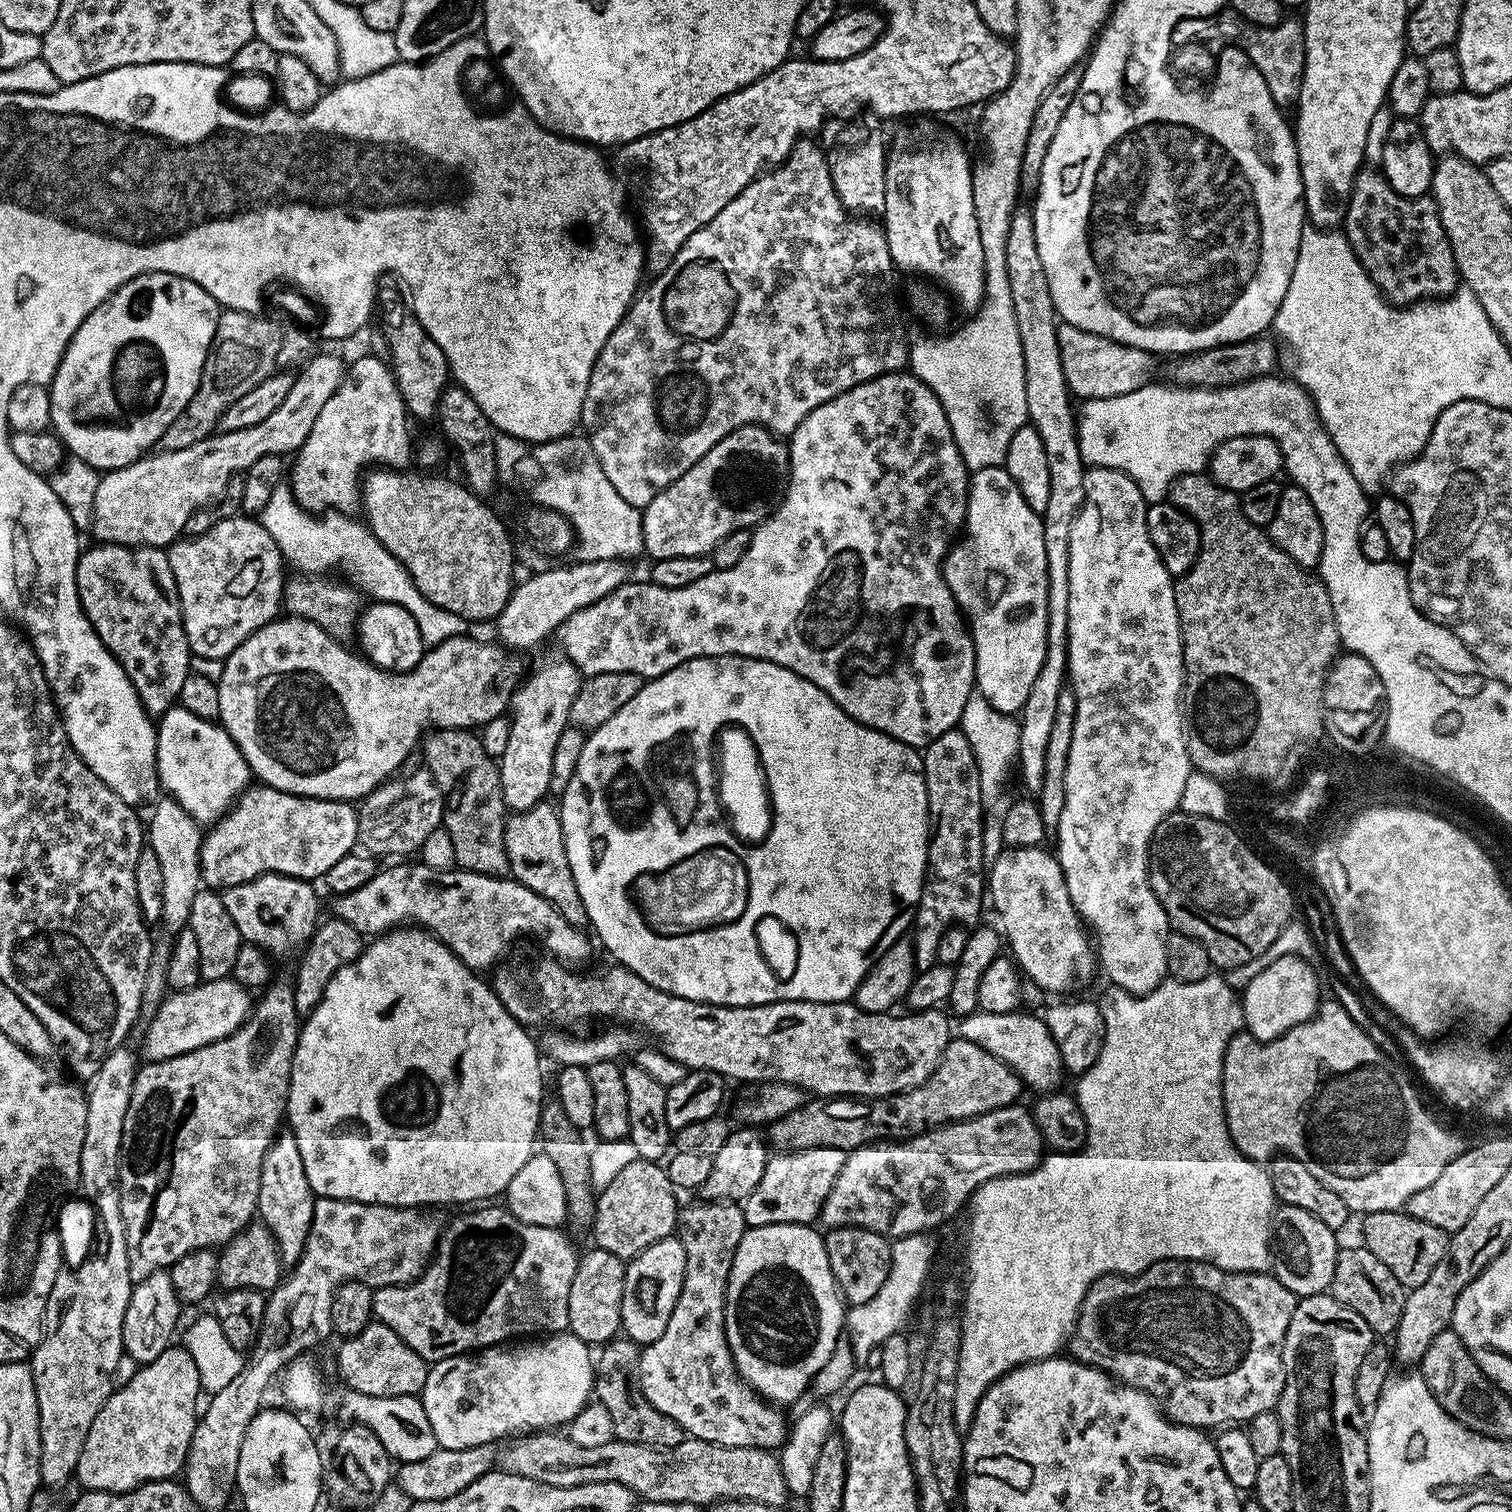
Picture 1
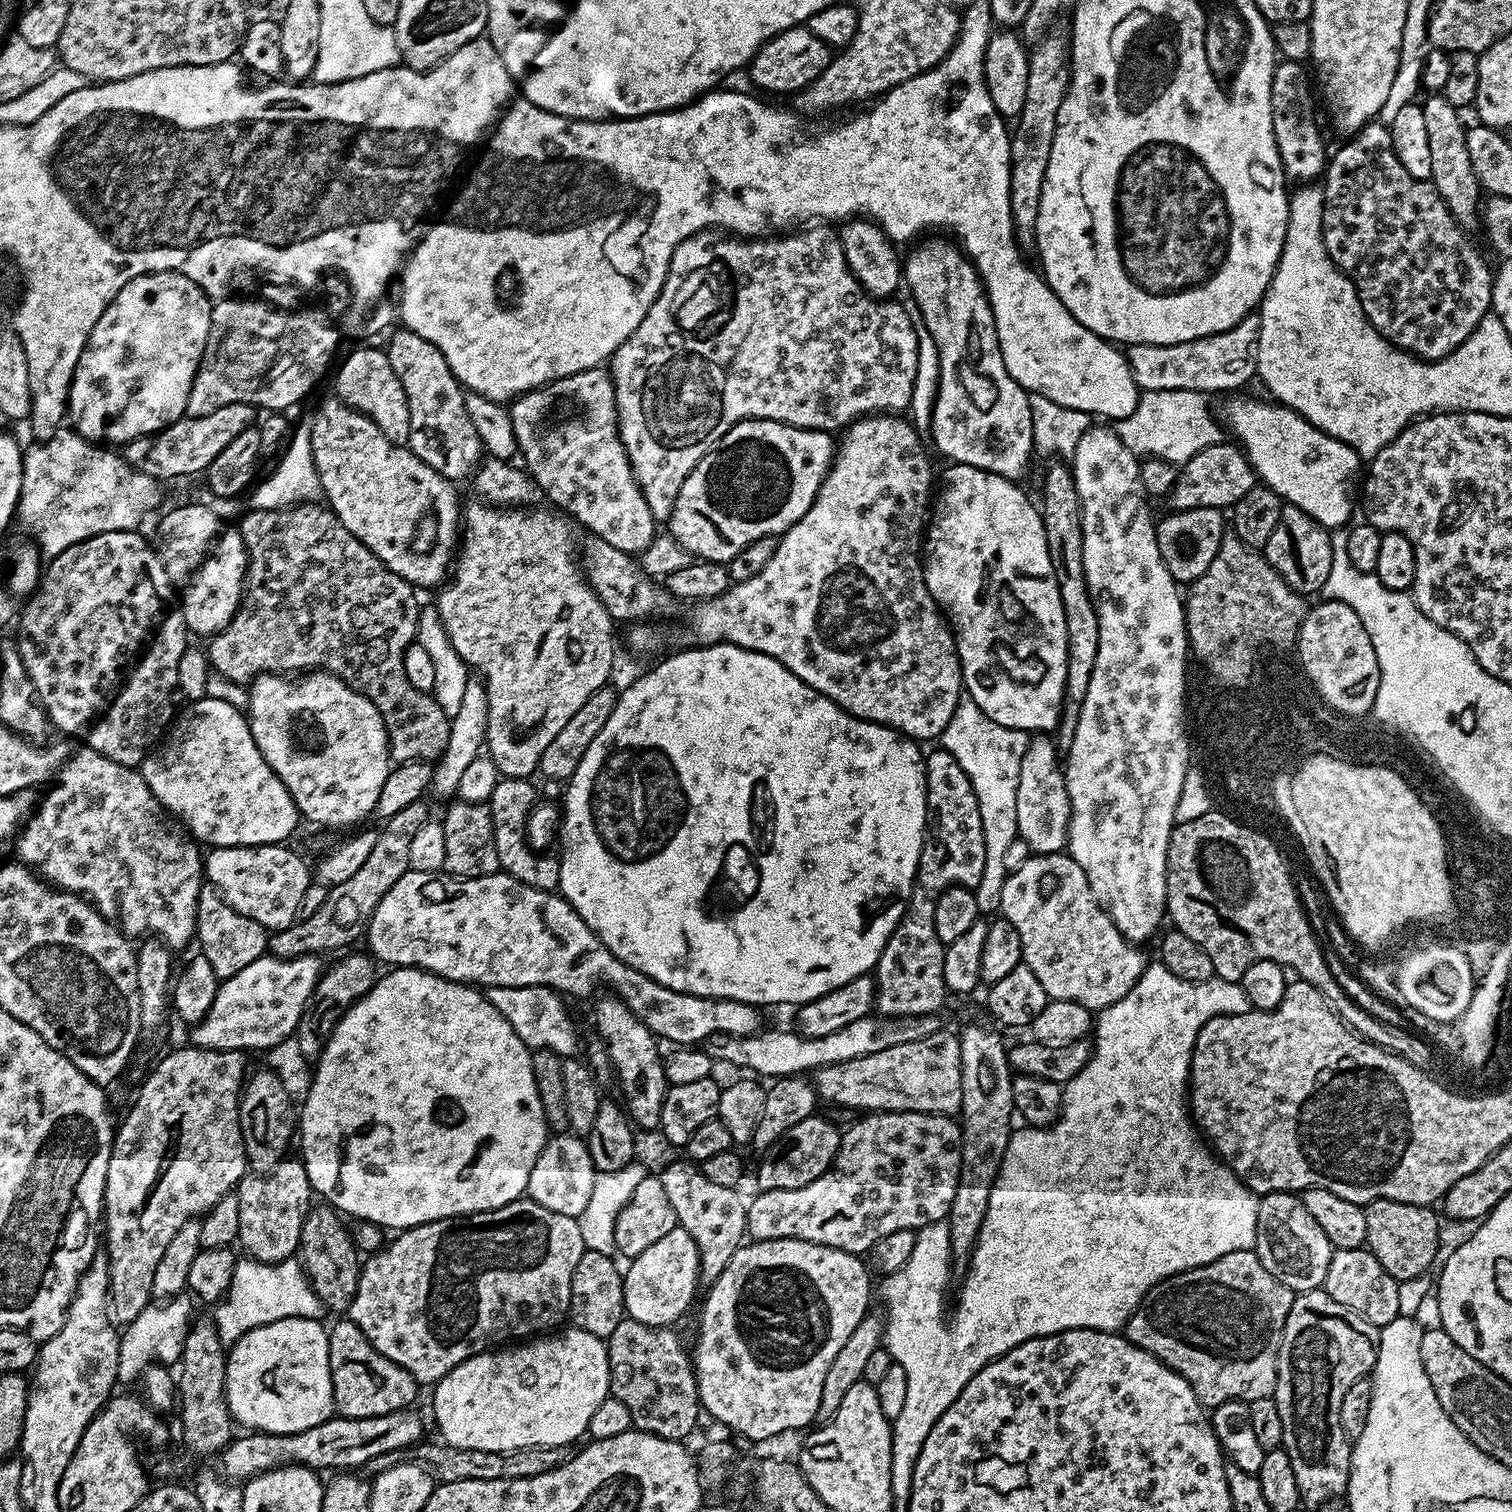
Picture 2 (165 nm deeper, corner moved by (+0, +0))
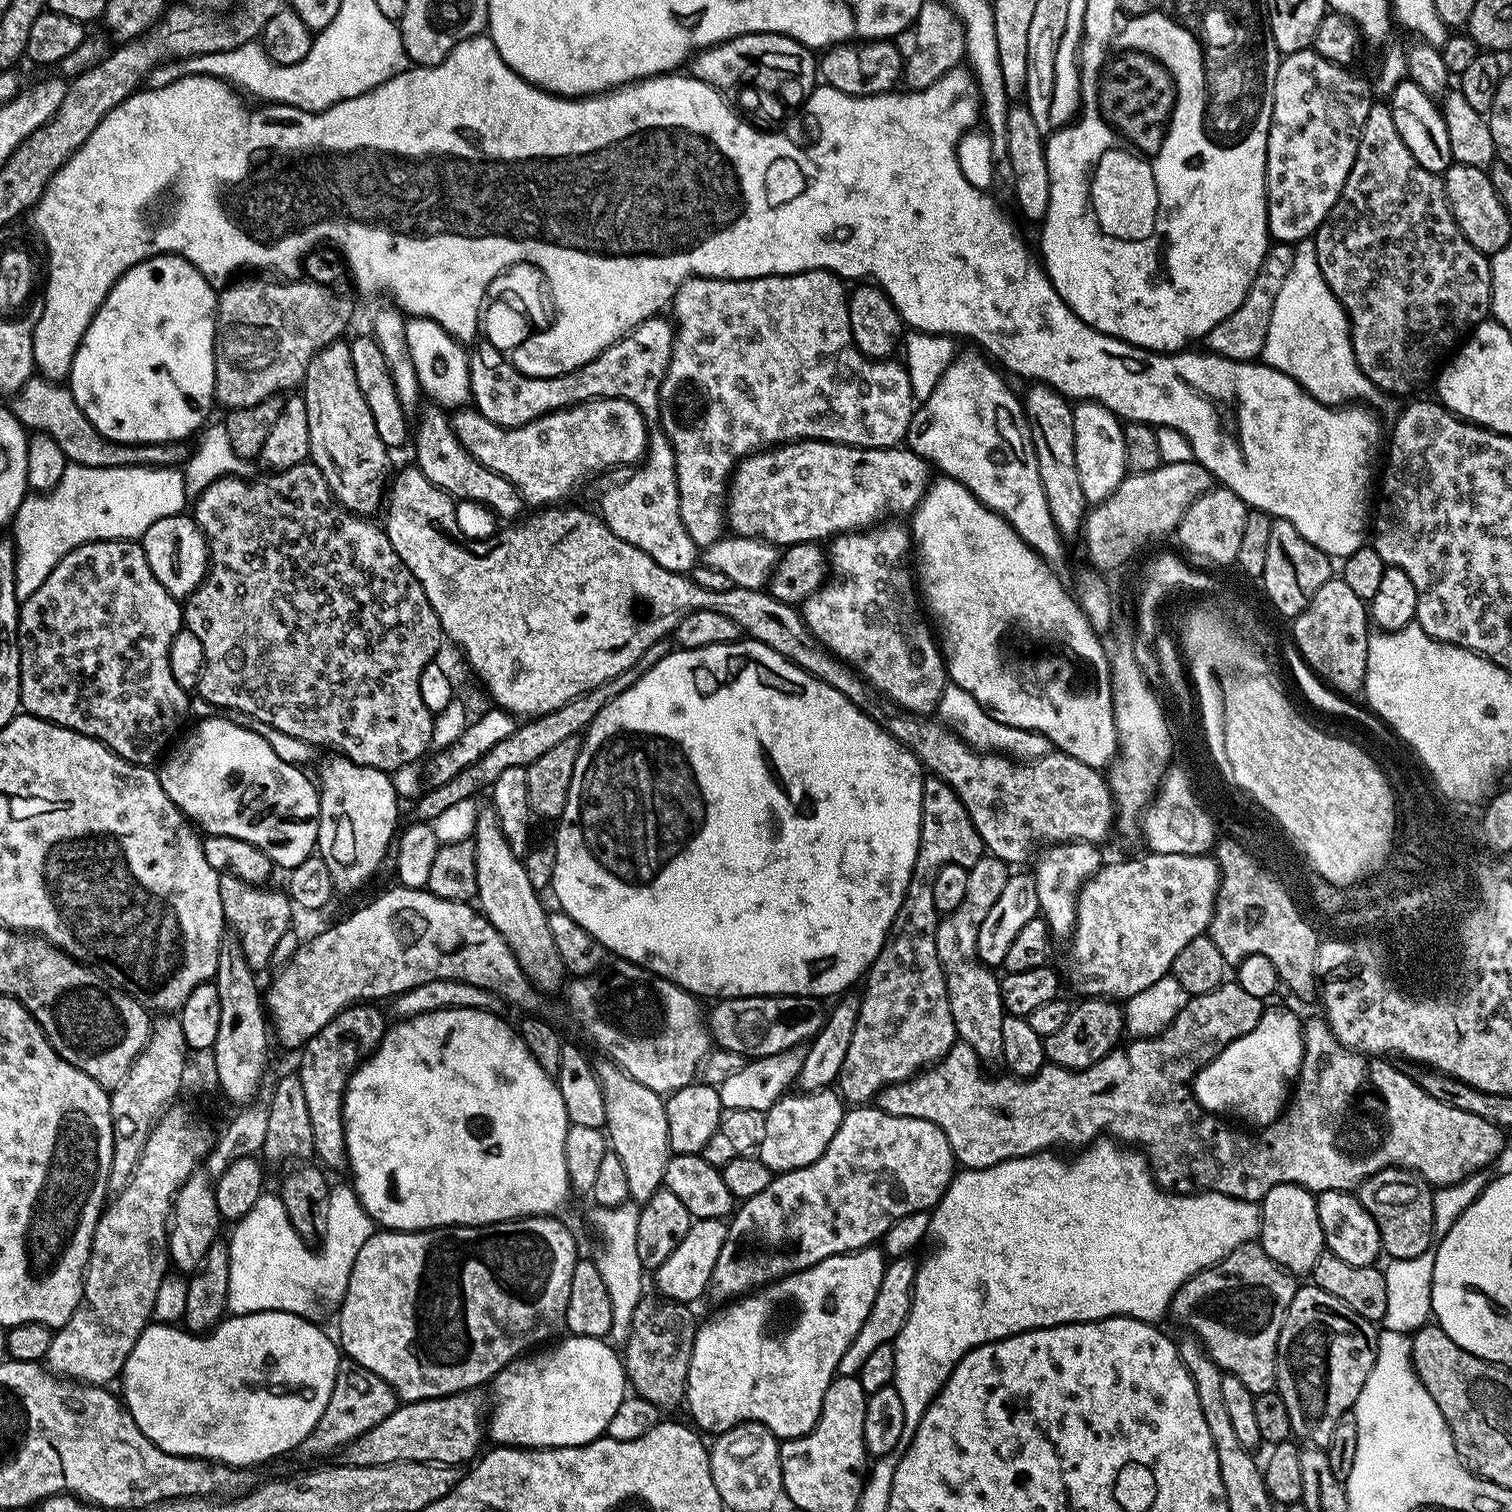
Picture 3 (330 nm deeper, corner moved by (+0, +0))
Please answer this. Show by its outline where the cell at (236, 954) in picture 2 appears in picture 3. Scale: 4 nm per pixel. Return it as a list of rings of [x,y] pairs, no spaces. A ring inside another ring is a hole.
[[[221,875],[220,893],[227,927],[234,933],[246,954],[246,962],[254,970],[264,970],[271,965],[274,946],[293,927],[294,905],[287,891],[271,892],[271,887],[251,884],[237,876]]]

